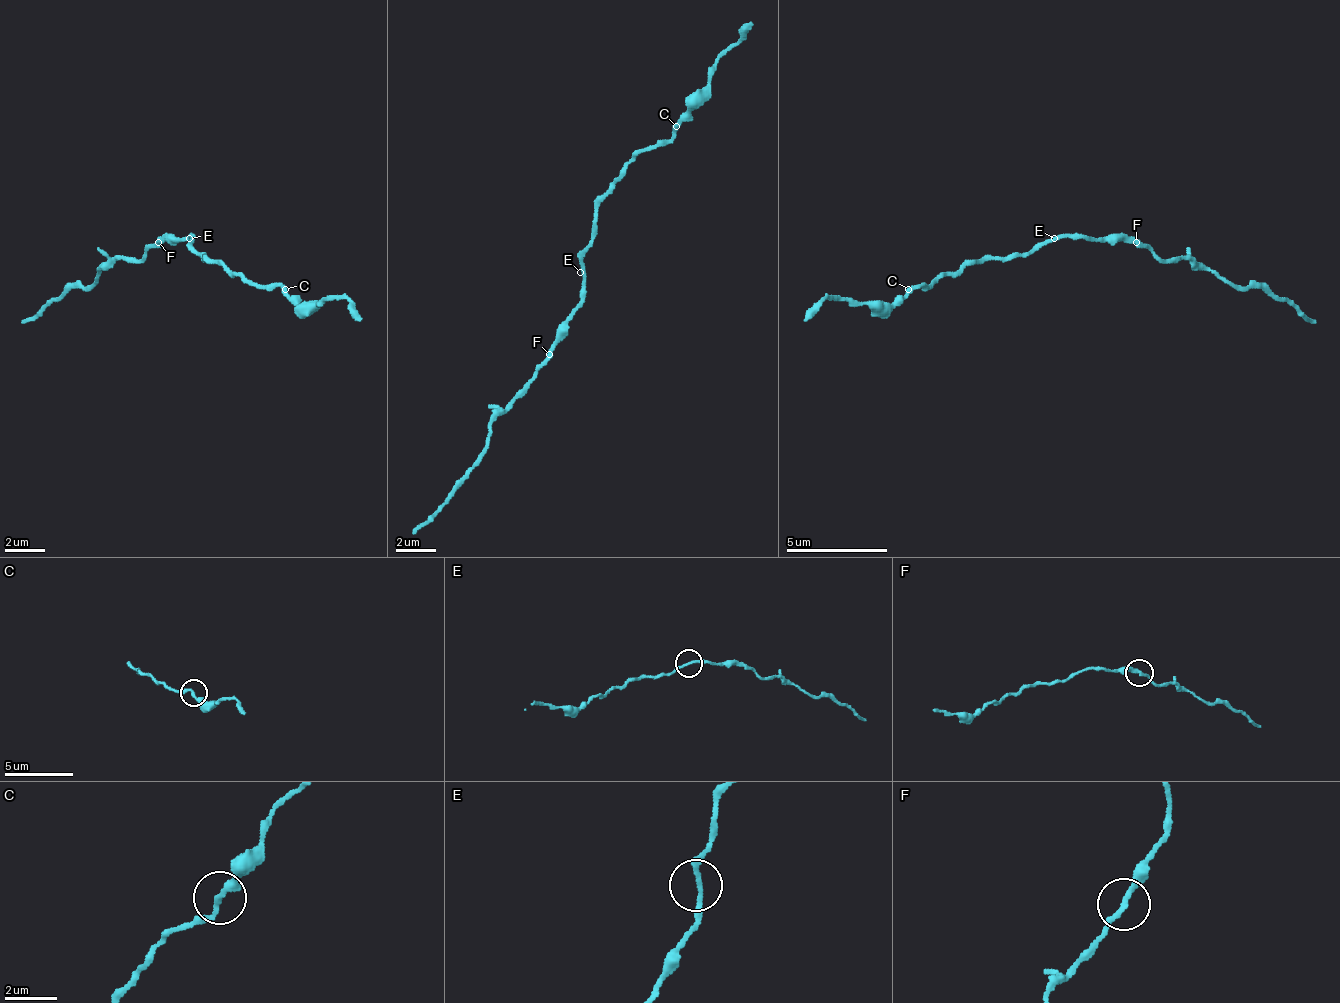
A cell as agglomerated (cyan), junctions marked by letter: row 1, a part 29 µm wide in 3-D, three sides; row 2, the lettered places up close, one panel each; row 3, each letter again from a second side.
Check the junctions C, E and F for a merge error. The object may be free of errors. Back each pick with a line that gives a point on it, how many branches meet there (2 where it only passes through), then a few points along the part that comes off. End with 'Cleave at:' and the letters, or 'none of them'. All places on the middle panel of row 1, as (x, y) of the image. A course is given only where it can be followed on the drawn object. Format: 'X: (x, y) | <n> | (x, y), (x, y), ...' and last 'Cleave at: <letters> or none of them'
Cleave at: none of them

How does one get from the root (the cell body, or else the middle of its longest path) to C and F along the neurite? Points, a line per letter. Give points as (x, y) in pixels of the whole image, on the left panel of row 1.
C: (195, 238), (200, 254), (215, 259), (230, 274), (240, 274), (250, 284), (280, 284), (285, 289)
F: (195, 238), (164, 238), (159, 243)

